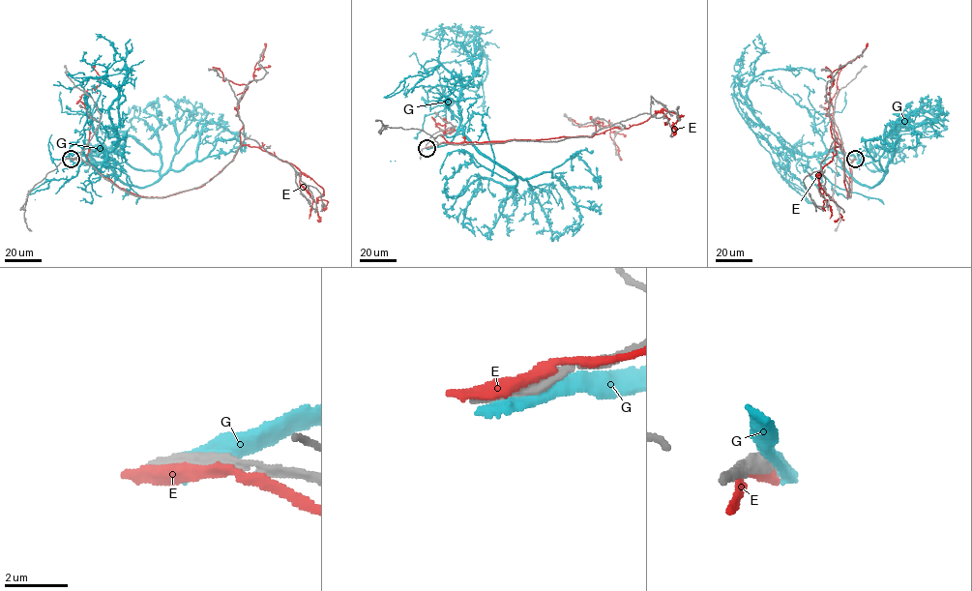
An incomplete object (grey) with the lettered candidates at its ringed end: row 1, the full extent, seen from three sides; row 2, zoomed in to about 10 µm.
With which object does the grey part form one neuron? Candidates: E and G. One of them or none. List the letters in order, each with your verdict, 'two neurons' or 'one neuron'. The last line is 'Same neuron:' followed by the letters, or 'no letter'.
E: two neurons
G: two neurons
Same neuron: no letter

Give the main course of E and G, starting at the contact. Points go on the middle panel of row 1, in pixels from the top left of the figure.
E: (429, 147), (592, 136), (628, 129), (664, 109), (679, 115), (673, 134), (673, 126)
G: (428, 148), (448, 144), (462, 131), (475, 147), (521, 178), (551, 172), (577, 205), (592, 209), (587, 200)

